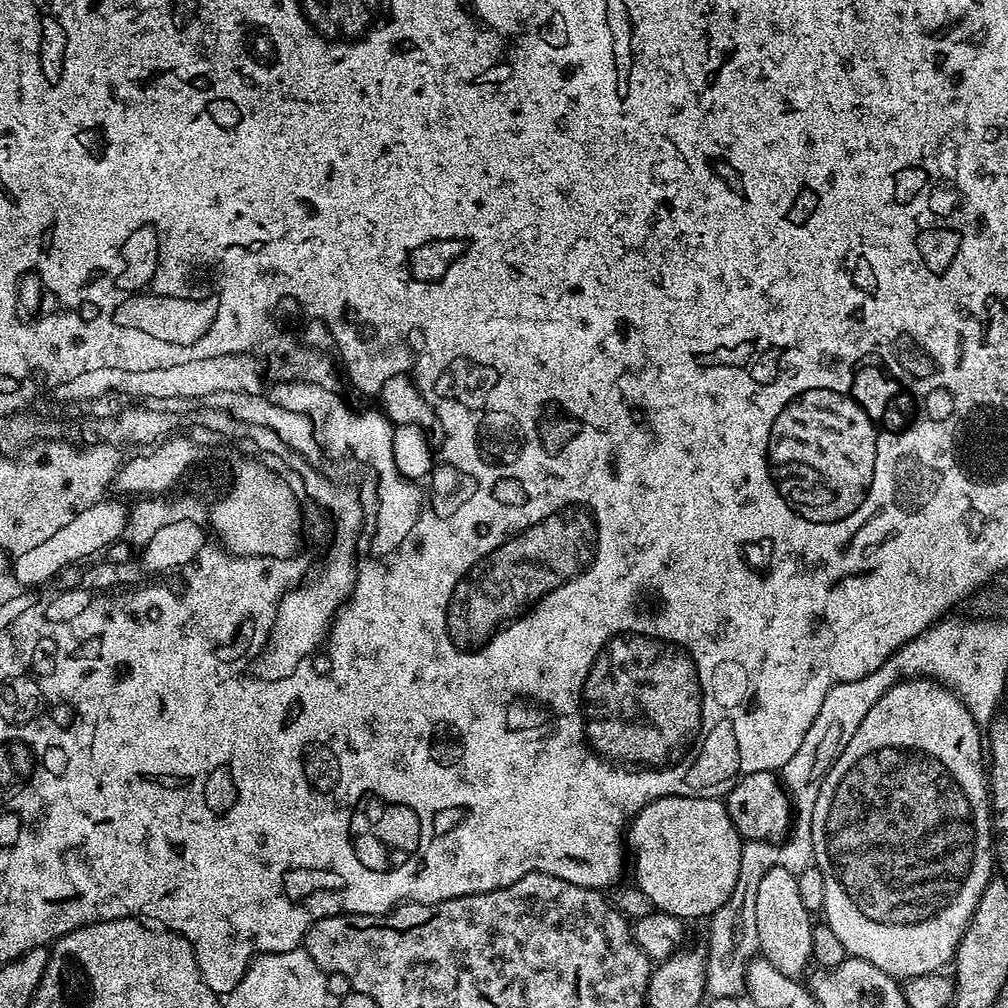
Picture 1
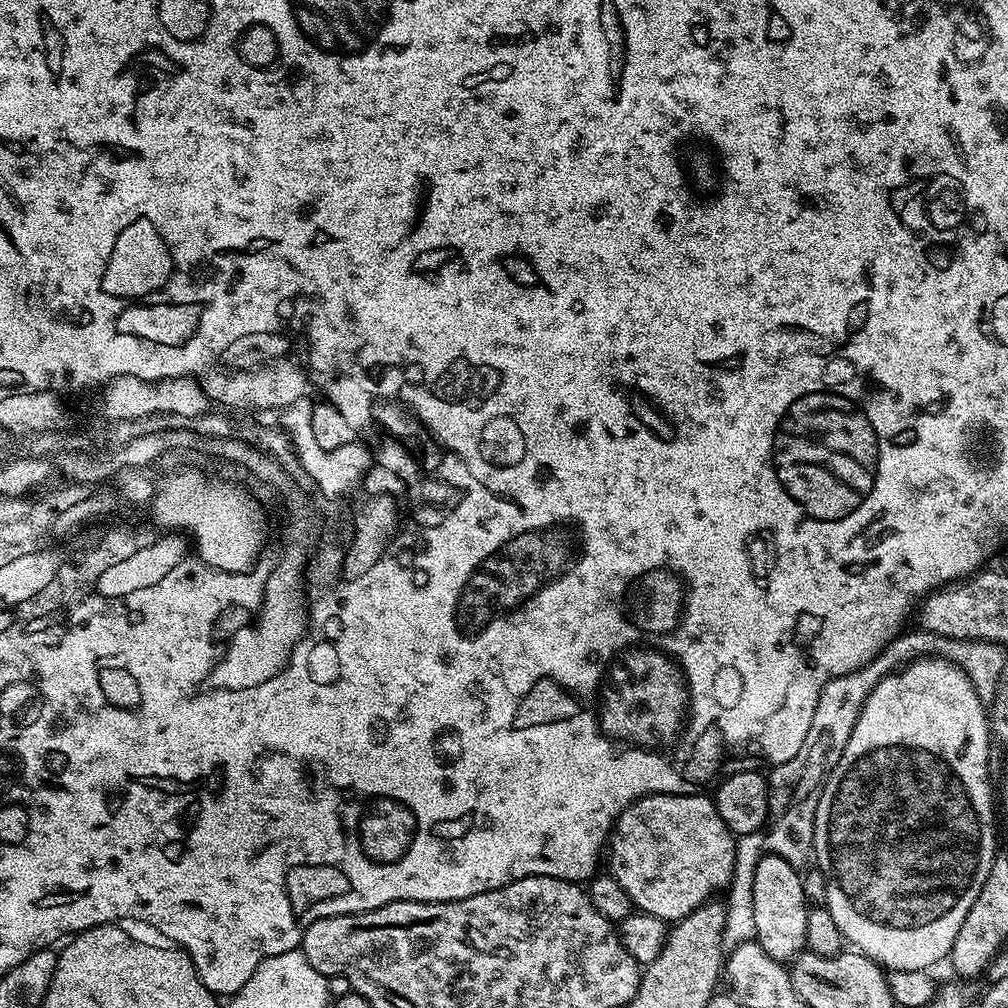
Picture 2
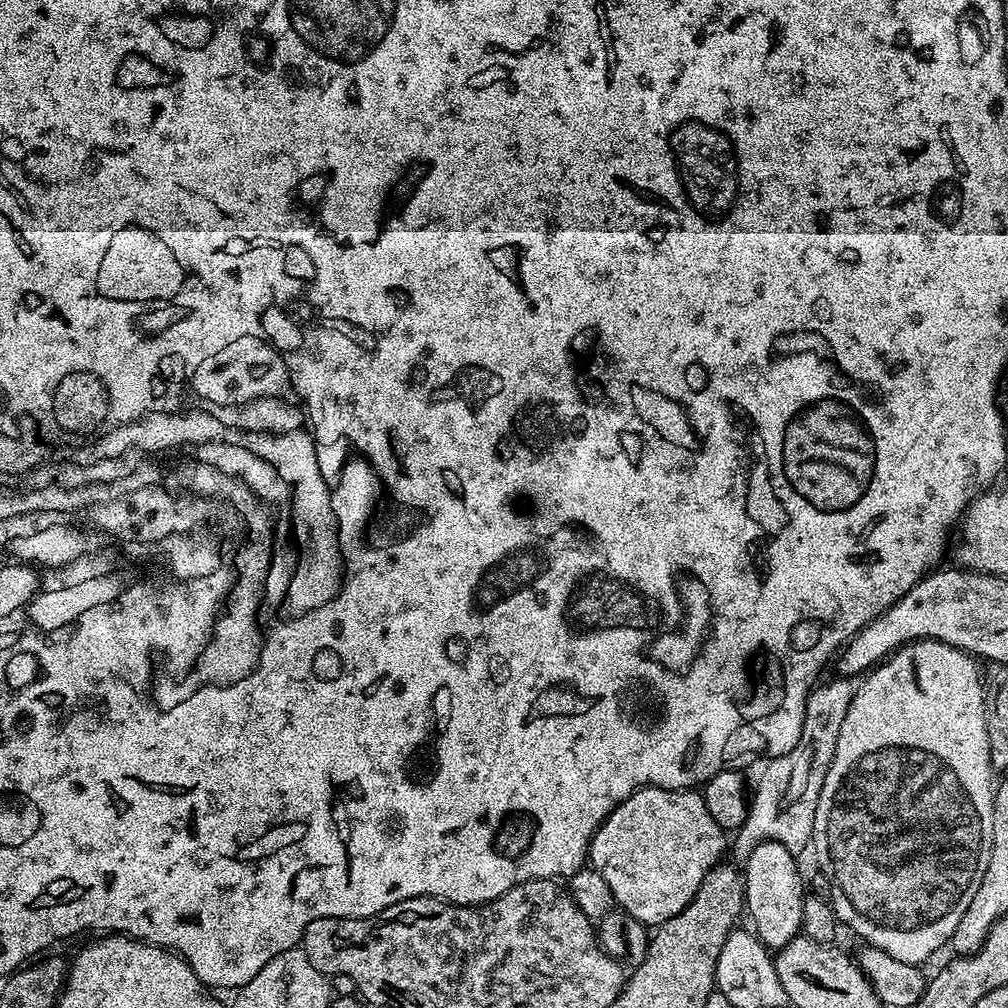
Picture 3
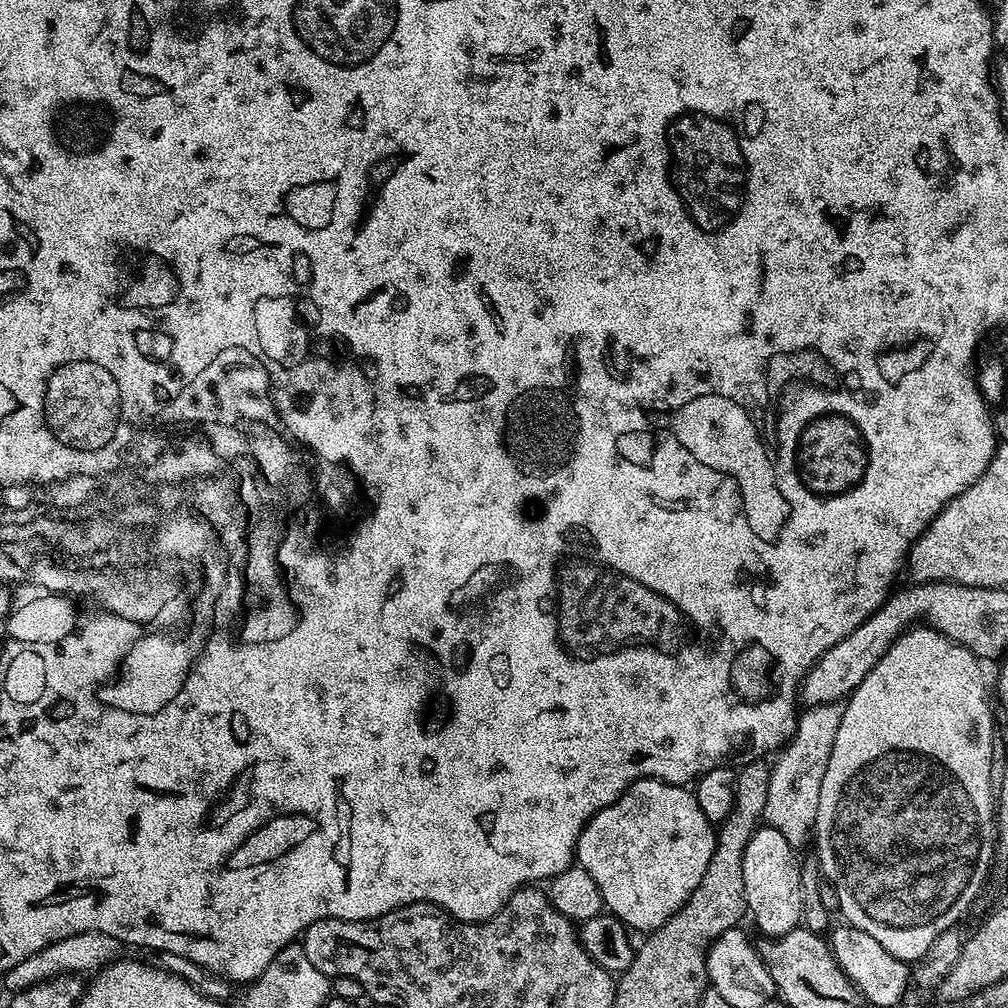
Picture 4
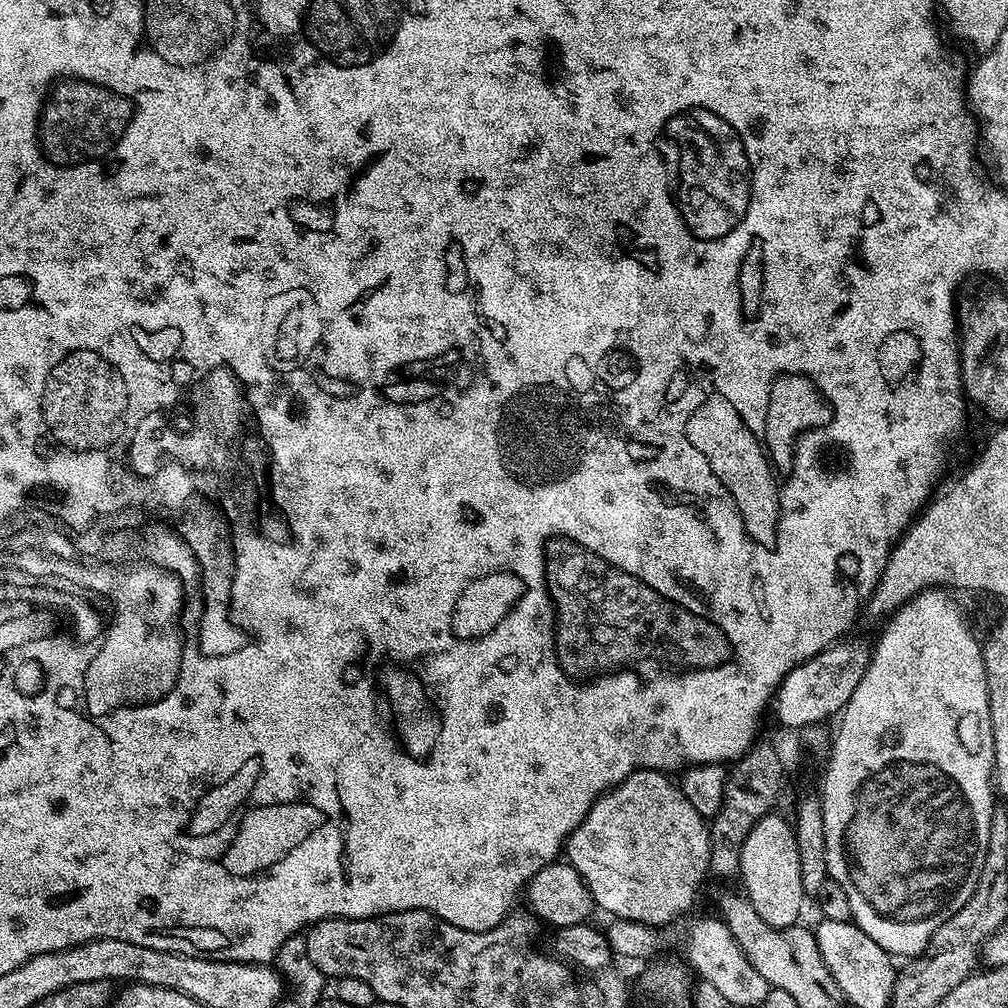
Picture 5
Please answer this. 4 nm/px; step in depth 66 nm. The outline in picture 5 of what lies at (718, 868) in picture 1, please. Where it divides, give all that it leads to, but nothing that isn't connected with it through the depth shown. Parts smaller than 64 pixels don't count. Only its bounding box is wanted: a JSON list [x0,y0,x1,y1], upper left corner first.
[567,768,710,926]

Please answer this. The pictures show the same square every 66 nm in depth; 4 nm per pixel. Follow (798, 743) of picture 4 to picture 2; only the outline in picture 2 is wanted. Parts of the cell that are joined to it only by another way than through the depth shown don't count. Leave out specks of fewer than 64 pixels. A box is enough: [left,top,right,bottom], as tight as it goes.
[724,630,1006,950]

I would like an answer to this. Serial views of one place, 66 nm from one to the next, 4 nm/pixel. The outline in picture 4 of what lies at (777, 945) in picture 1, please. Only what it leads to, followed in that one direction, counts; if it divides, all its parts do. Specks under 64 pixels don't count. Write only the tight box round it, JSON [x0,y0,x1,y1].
[742,826,802,937]

